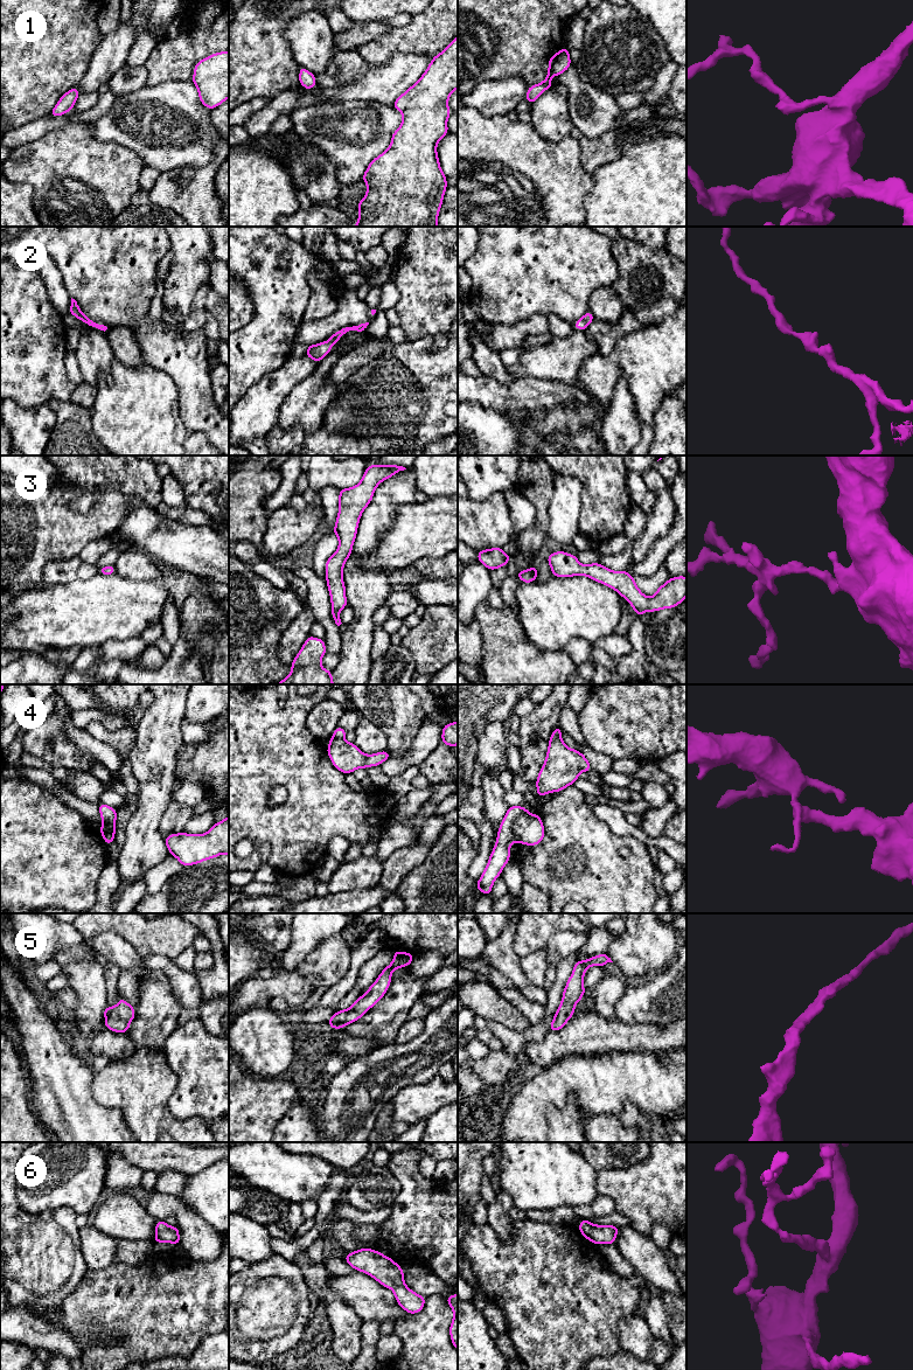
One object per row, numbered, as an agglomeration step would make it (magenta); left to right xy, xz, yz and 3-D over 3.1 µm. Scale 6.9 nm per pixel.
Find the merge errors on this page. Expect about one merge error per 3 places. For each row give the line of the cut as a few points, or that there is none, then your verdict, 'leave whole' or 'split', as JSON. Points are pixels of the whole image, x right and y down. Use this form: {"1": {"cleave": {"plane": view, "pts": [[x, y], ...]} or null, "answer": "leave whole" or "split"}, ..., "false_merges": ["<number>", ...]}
{"1": {"cleave": null, "answer": "leave whole"}, "2": {"cleave": null, "answer": "leave whole"}, "3": {"cleave": null, "answer": "leave whole"}, "4": {"cleave": {"plane": "yz", "pts": [[528, 812], [520, 815], [513, 825], [515, 840]]}, "answer": "split"}, "5": {"cleave": null, "answer": "leave whole"}, "6": {"cleave": null, "answer": "leave whole"}, "false_merges": ["4"]}

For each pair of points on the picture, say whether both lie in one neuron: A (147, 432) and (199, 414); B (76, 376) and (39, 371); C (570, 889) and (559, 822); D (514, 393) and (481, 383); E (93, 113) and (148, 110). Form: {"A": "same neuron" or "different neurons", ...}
{"A": "different neurons", "B": "different neurons", "C": "same neuron", "D": "same neuron", "E": "different neurons"}

